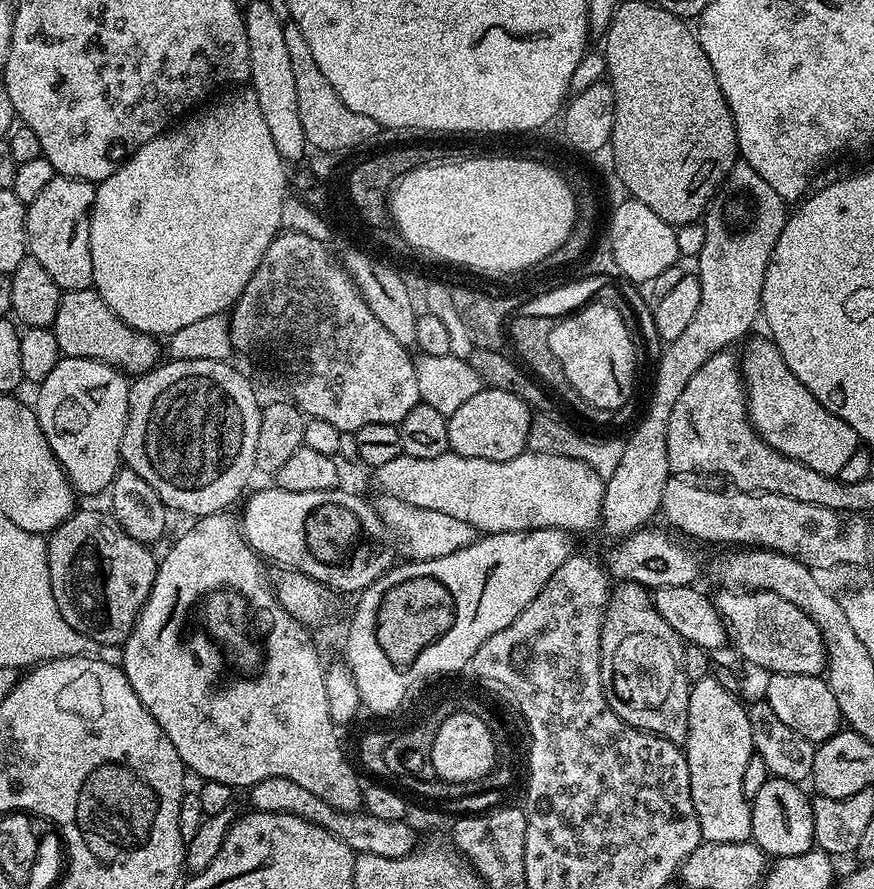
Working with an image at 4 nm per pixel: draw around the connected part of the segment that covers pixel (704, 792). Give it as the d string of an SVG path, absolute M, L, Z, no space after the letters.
M712 674L703 676L691 685L688 697L688 737L682 745L690 770L690 794L694 798L694 810L698 814L700 835L708 842L742 842L752 839L752 805L742 790L742 774L746 774L746 762L754 755L751 740L748 708L740 705L740 696L726 690Z

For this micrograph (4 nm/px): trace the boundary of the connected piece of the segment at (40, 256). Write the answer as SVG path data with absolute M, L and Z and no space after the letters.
M53 175L38 198L27 205L24 214L30 255L64 292L92 288L94 266L90 258L90 222L95 197L93 181Z

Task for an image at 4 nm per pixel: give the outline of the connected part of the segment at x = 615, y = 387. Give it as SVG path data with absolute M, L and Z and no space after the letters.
M589 302L553 323L550 350L554 350L554 358L558 358L570 386L578 390L581 398L612 414L631 398L636 384L636 344L632 335L633 329L622 322L622 314L614 306Z

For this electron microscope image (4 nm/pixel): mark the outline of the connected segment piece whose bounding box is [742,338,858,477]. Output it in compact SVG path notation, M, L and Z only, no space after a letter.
M771 339L747 341L748 349L742 352L742 375L744 378L744 395L748 402L748 420L752 423L752 429L761 436L774 450L778 450L786 458L796 460L799 464L805 464L810 470L814 470L823 476L839 477L842 466L850 462L850 458L858 451L858 437L854 429L842 418L830 414L798 378L786 366L782 354L777 350Z

